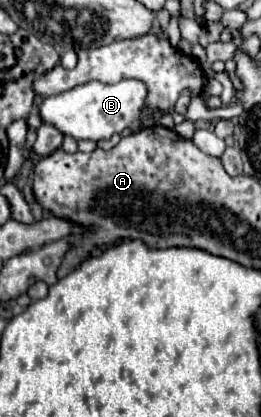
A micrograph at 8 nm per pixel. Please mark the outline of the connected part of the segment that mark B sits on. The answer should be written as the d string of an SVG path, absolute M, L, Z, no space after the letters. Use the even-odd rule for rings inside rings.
M124 79L116 85L90 81L88 85L78 85L76 89L46 97L40 105L40 115L44 123L52 123L58 131L72 135L74 139L110 139L114 133L122 133L142 119L148 111L146 97L148 87L138 79Z

